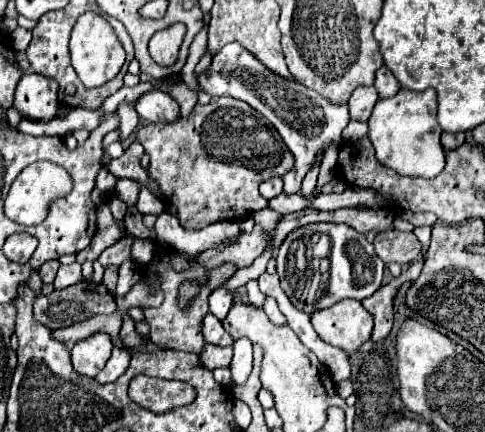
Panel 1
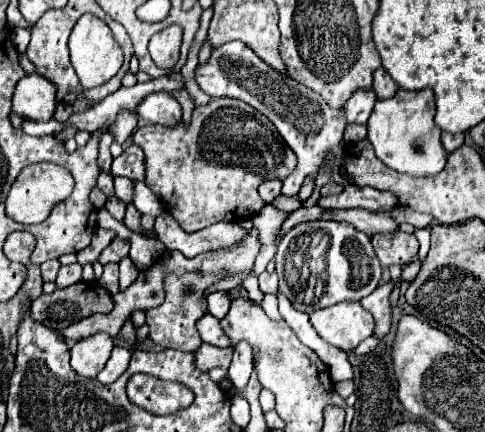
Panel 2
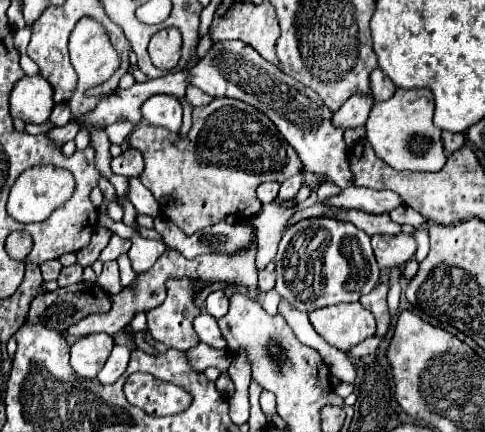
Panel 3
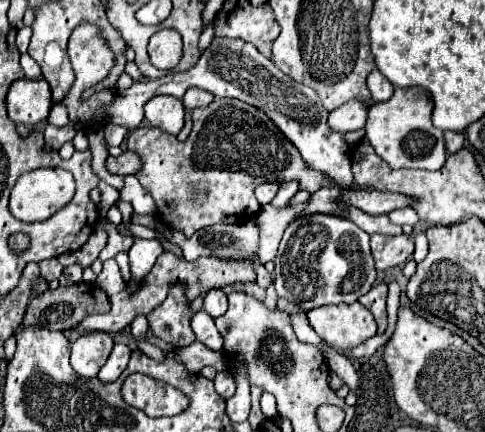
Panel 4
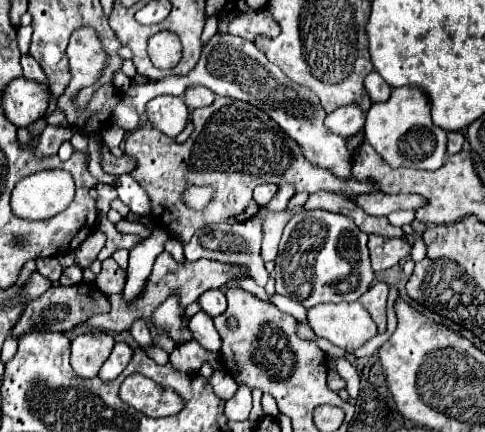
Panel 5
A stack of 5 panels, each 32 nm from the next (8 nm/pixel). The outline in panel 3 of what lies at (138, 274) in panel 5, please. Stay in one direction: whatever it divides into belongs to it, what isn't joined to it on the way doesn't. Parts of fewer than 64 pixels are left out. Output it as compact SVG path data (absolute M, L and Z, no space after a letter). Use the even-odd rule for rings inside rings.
M114 222L114 230L118 236L122 238L130 238L132 240L132 248L128 252L130 260L132 260L132 268L140 274L140 272L148 272L148 268L152 268L152 264L162 256L164 242L162 240L150 240L150 238L142 238L136 230L124 226L122 222Z

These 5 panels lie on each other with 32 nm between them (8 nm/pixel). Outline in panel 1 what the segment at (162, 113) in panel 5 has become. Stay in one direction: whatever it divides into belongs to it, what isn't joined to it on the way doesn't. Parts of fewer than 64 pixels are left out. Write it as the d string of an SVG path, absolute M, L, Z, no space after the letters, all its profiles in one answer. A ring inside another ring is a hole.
M148 90L134 102L136 112L146 122L172 122L180 116L178 104L162 90Z

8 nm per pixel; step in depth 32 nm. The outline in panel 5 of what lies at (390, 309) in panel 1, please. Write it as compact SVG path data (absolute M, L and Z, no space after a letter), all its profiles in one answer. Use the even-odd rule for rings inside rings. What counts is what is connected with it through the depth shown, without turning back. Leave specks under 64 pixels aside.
M378 282L358 300L370 312L372 320L378 326L378 332L386 330L386 296L388 296L388 286L384 282Z

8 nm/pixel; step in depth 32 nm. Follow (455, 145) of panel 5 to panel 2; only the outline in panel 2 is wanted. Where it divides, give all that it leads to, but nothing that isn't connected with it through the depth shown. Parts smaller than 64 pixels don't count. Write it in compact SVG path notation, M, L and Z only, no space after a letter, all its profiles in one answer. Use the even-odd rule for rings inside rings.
M444 131L441 134L441 141L447 153L450 153L458 149L460 146L462 146L464 140L465 140L464 133L451 134Z

